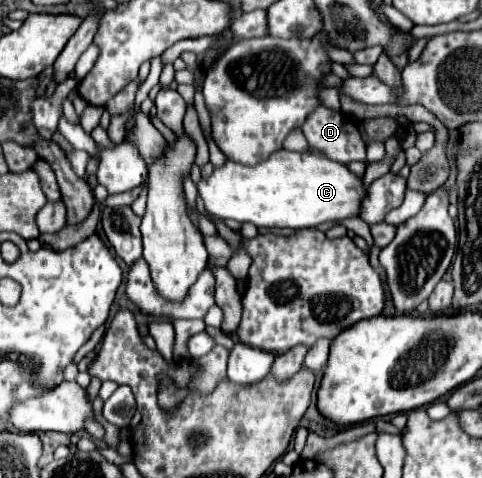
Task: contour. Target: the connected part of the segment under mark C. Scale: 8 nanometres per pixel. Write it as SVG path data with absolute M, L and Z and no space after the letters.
M278 150L256 166L242 166L228 160L222 168L214 168L208 180L202 178L198 190L204 208L222 220L248 220L258 228L292 230L360 216L360 202L366 198L364 180L350 172L346 164L328 160L320 154L292 150Z

